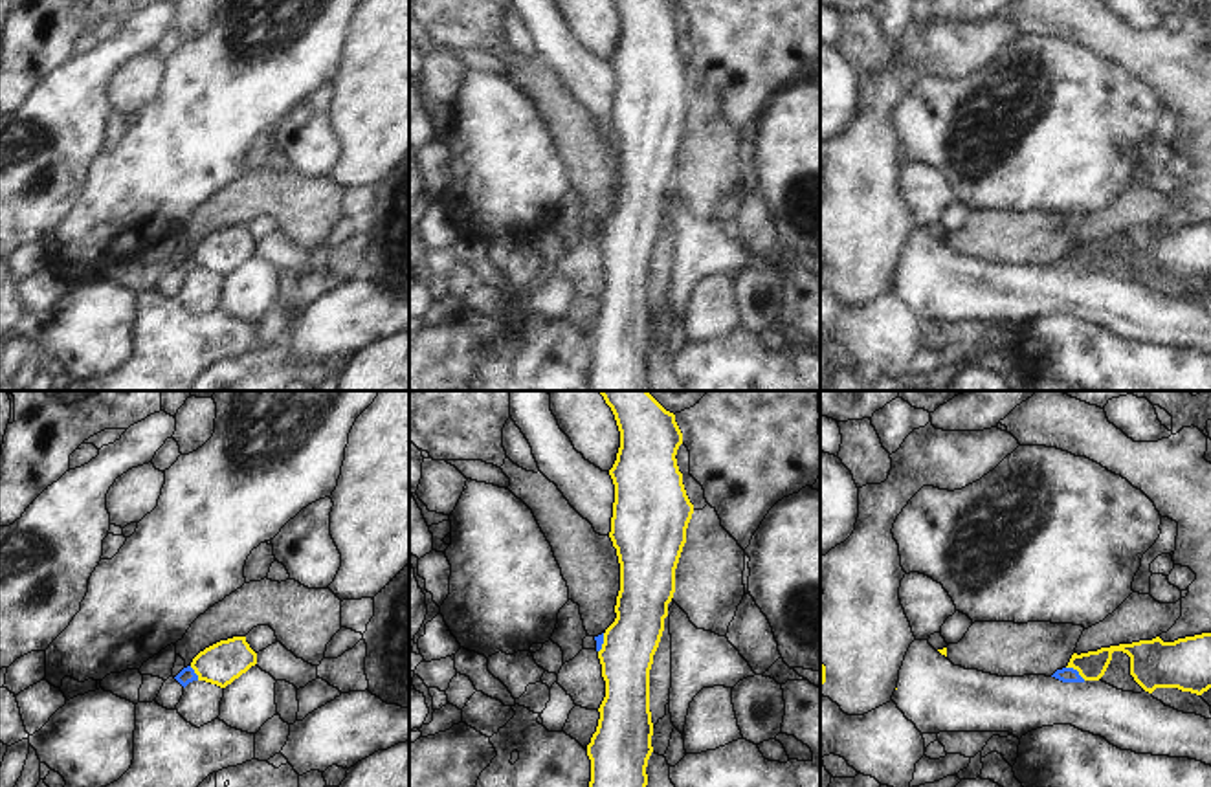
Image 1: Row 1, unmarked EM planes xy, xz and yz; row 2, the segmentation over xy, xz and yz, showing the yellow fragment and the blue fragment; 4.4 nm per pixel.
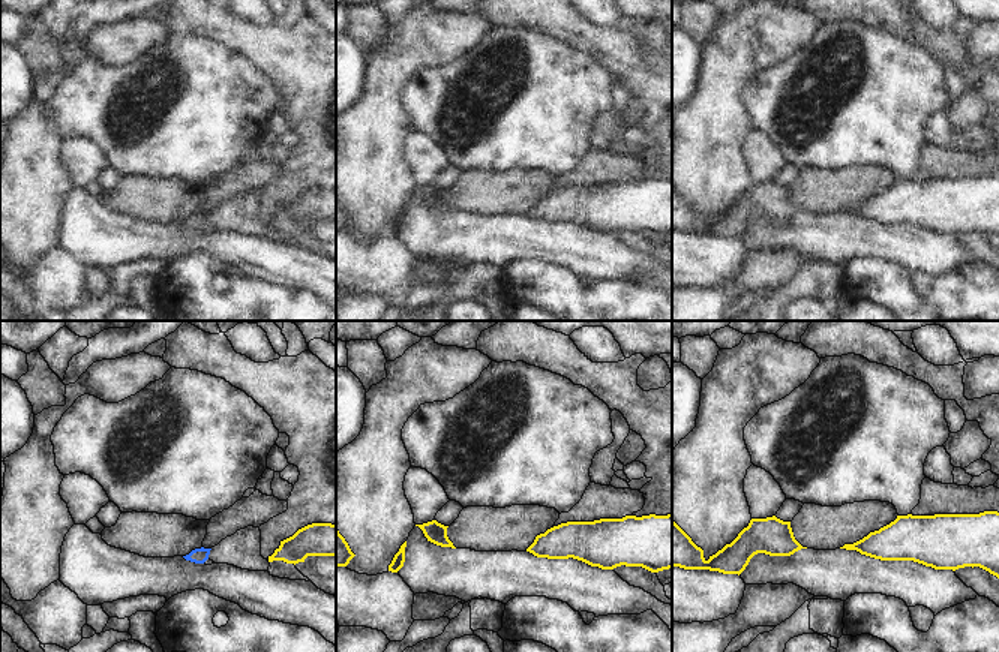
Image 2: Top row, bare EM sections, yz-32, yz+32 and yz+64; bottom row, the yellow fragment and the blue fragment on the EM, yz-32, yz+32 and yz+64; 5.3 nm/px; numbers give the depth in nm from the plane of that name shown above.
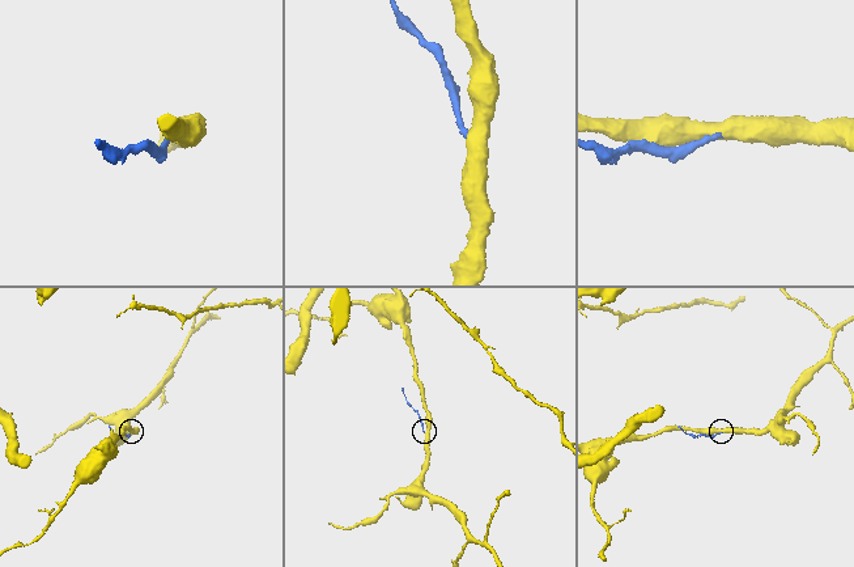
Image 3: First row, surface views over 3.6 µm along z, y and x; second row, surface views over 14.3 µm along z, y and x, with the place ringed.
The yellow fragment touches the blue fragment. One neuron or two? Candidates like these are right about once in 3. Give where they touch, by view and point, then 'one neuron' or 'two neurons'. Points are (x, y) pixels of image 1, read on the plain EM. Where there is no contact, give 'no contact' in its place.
meets yellow in yz at (1076, 257); two neurons

